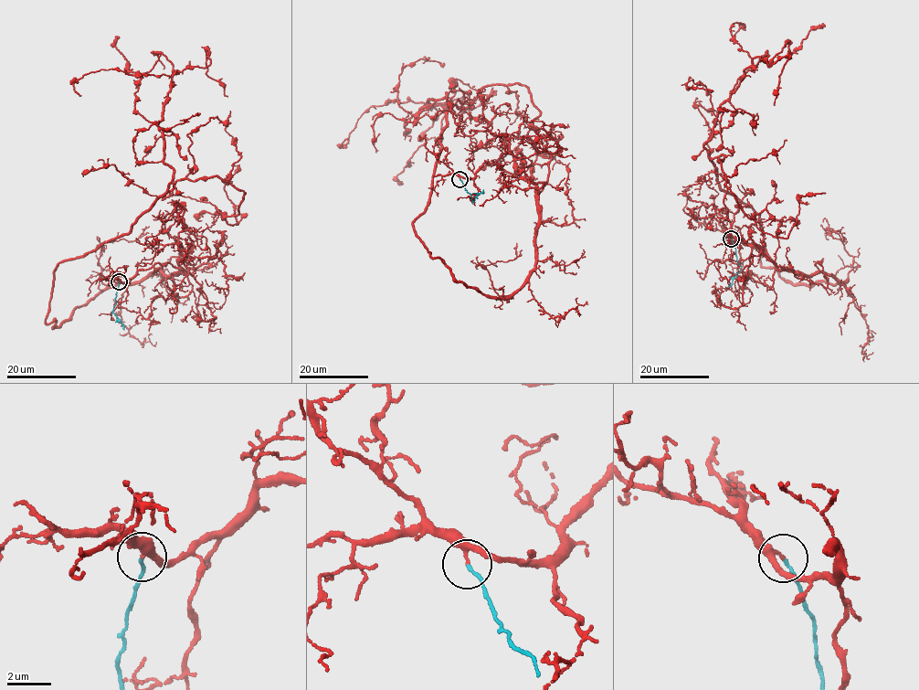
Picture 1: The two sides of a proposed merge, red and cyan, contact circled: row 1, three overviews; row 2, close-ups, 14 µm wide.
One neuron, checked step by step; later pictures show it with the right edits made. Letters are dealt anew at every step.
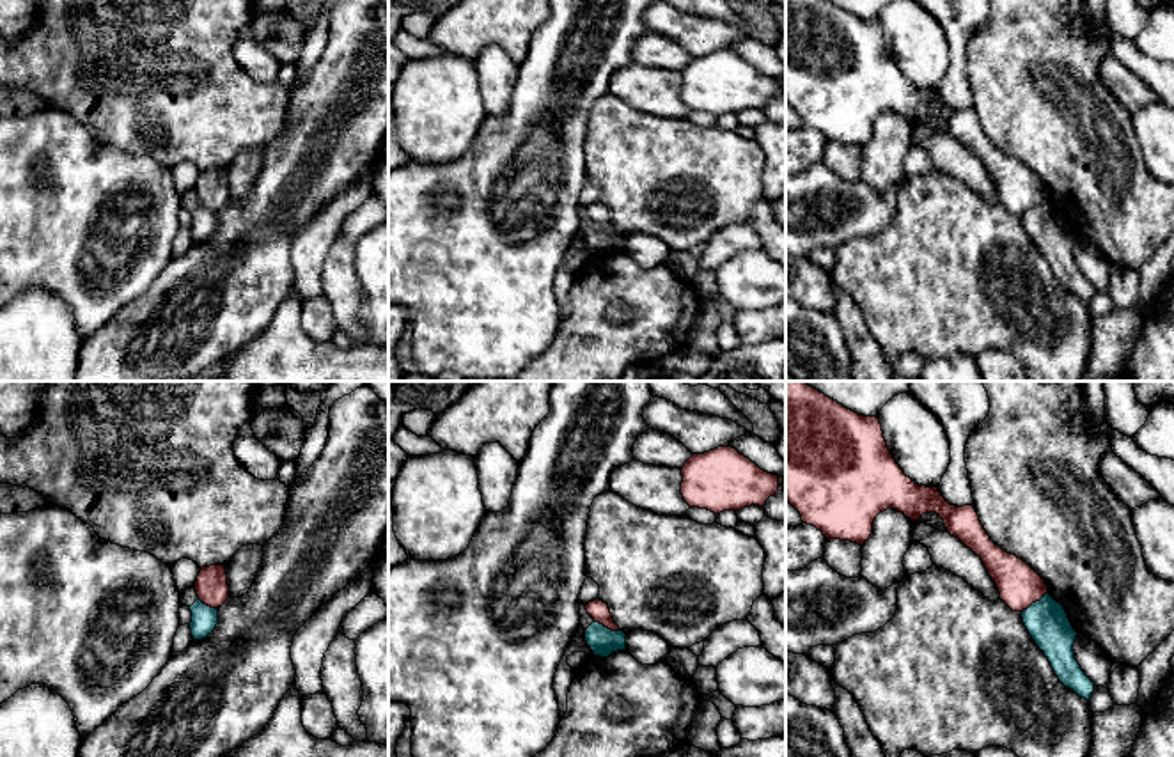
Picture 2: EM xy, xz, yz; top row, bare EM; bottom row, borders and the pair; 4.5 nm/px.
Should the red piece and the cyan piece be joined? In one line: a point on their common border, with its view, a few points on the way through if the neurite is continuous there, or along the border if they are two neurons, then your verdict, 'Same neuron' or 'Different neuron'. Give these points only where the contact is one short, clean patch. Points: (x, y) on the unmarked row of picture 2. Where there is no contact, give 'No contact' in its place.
Touches red at xz (607, 229). Boundary: xz (594, 224), (619, 234). Different neuron

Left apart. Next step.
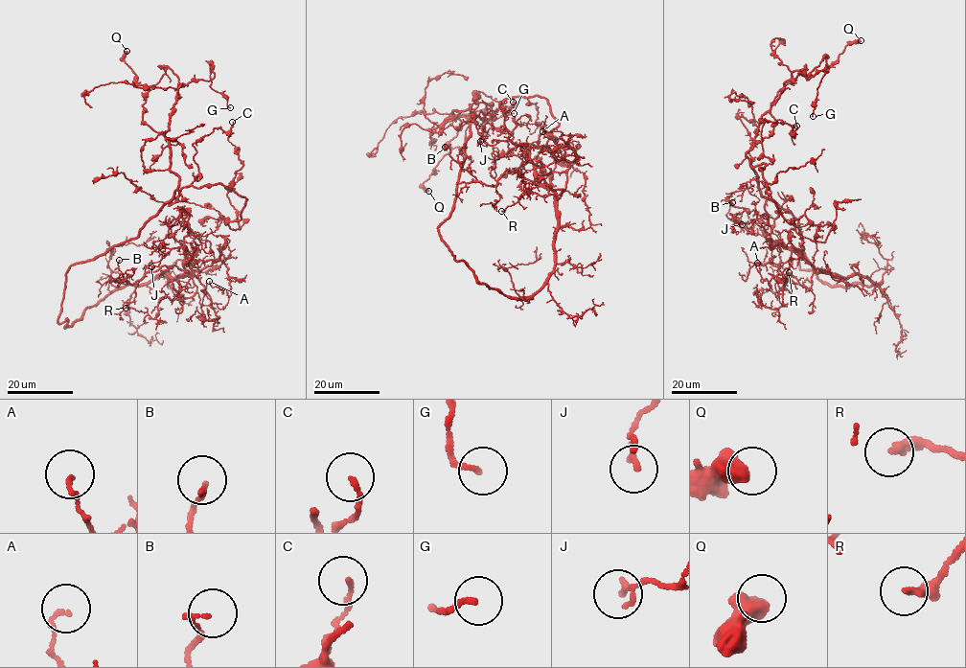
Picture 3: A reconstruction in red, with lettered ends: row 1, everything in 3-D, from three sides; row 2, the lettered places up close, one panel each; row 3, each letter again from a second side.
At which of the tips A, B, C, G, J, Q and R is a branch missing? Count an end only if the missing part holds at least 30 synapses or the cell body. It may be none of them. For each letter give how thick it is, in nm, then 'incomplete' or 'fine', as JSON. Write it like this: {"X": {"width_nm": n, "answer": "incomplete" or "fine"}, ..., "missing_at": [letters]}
{"A": {"width_nm": 140, "answer": "fine"}, "B": {"width_nm": 150, "answer": "fine"}, "C": {"width_nm": 130, "answer": "fine"}, "G": {"width_nm": 150, "answer": "fine"}, "J": {"width_nm": 140, "answer": "fine"}, "Q": {"width_nm": 550, "answer": "fine"}, "R": {"width_nm": 280, "answer": "fine"}, "missing_at": []}

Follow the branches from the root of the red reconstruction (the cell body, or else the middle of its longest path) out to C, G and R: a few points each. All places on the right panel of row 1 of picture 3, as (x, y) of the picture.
C: (801, 247), (799, 220), (761, 195), (751, 168), (772, 163), (761, 121), (780, 120), (794, 132), (796, 126)
G: (801, 247), (799, 220), (761, 195), (746, 151), (760, 118), (795, 71), (808, 80), (826, 71), (813, 116)
R: (801, 247), (799, 267), (828, 285), (883, 284), (815, 272), (808, 290), (788, 275), (782, 289), (789, 272)

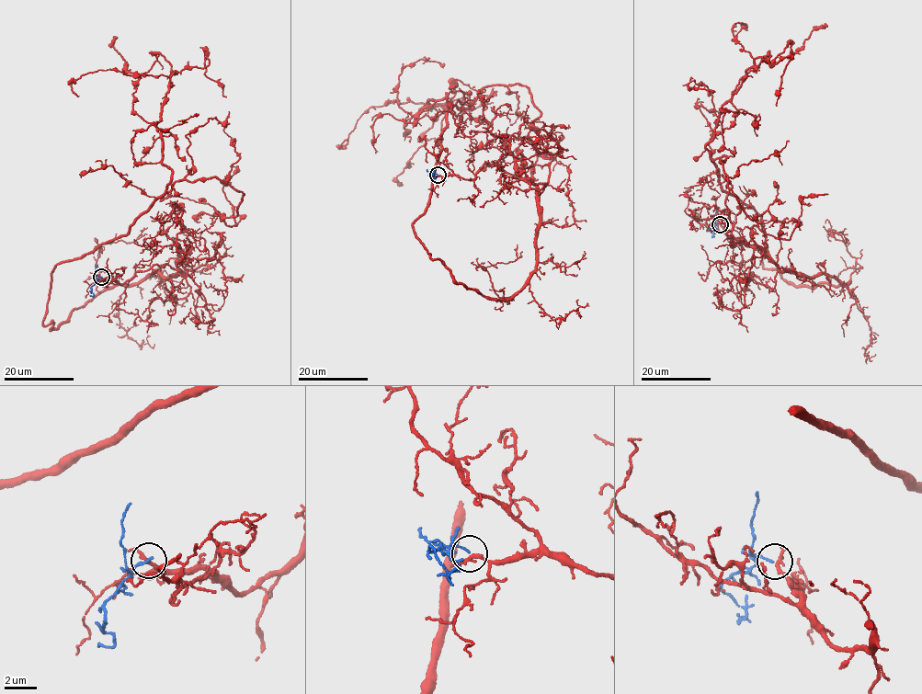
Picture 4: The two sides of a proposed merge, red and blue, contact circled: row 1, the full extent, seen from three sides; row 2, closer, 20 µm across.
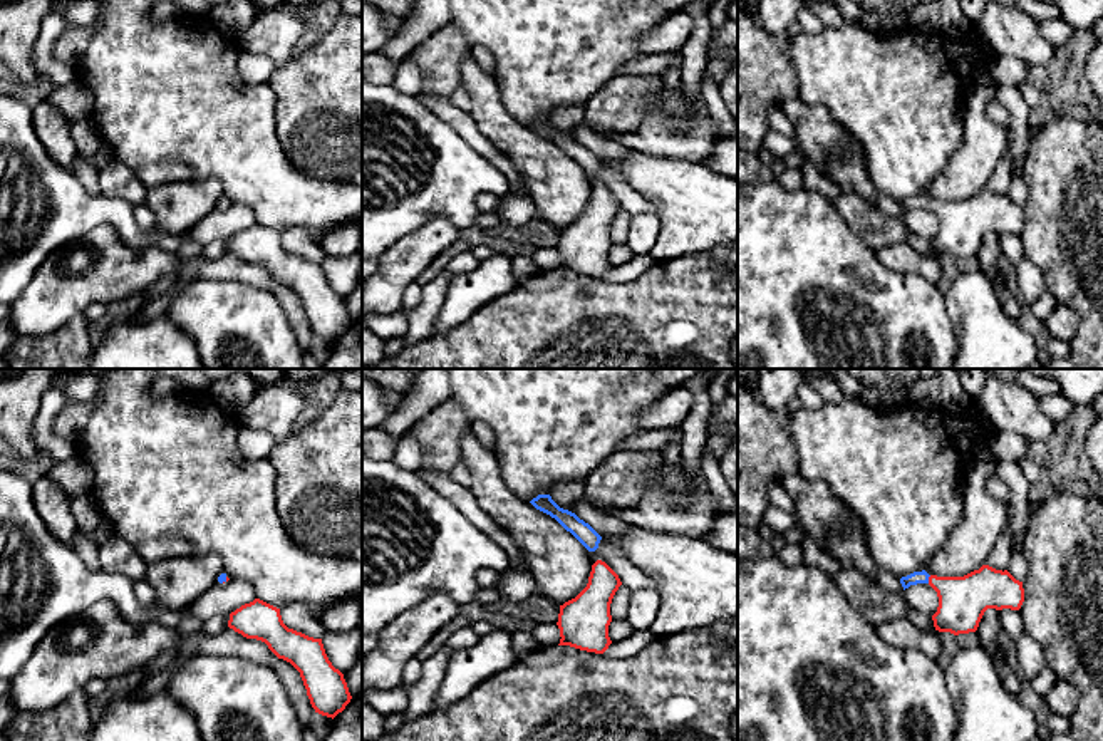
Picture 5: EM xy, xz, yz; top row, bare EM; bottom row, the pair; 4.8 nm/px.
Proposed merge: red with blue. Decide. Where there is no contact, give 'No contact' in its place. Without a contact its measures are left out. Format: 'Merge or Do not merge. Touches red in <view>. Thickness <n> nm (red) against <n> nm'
Merge. Touches red in yz. Thickness 240 nm (red) against 60 nm

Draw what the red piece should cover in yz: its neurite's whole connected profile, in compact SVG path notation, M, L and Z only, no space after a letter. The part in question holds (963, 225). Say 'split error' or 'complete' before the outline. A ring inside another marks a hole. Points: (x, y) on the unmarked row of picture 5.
split error; M982 189L964 201L937 201L925 194L900 203L905 213L929 208L939 221L937 236L932 240L939 256L954 260L976 256L987 233L1019 235L1024 226L1023 206L1007 194Z

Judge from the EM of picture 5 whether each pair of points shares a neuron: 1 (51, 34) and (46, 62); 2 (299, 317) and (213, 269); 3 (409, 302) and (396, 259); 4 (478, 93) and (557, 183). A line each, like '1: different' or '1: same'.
1: same
2: same
3: different
4: same

